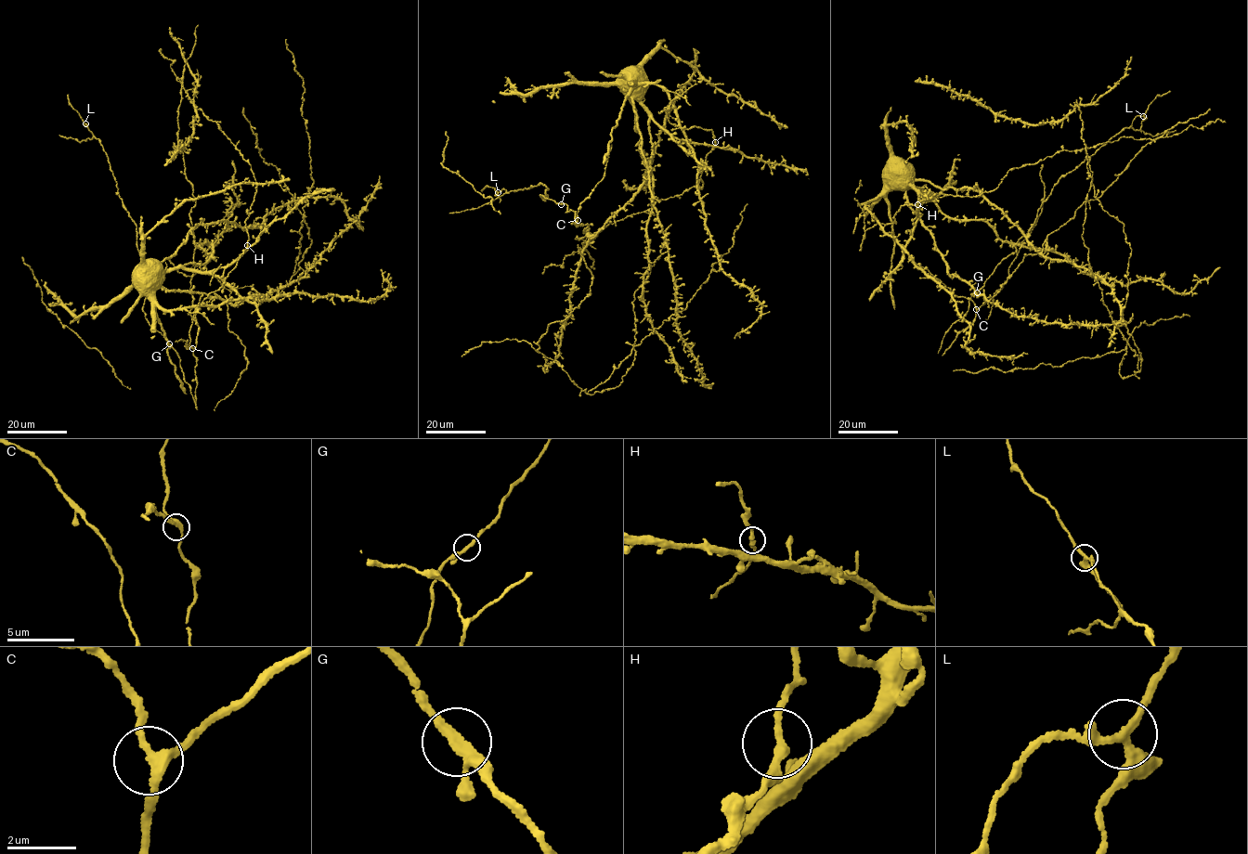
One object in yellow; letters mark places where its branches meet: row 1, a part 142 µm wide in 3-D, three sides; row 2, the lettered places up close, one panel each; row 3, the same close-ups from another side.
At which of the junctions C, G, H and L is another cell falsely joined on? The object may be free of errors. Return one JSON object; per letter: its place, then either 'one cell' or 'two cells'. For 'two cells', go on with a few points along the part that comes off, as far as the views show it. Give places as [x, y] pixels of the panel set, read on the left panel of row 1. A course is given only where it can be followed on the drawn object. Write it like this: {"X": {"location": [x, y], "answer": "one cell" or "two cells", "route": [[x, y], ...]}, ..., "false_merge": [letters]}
{"C": {"location": [192, 348], "answer": "one cell"}, "G": {"location": [169, 343], "answer": "one cell"}, "H": {"location": [247, 245], "answer": "one cell"}, "L": {"location": [85, 123], "answer": "two cells", "route": [[84, 123], [94, 136]]}, "false_merge": ["L"]}

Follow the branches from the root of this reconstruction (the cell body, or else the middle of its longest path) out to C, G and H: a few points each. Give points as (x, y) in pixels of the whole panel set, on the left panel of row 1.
C: (148, 265), (165, 271), (191, 262), (202, 265), (214, 254), (214, 246), (212, 256), (195, 244), (192, 348)
G: (148, 265), (202, 265), (214, 246), (212, 256), (195, 244), (193, 256), (197, 409), (169, 343)
H: (148, 265), (151, 263), (165, 271), (181, 268), (213, 271), (229, 265), (249, 246), (247, 245)

